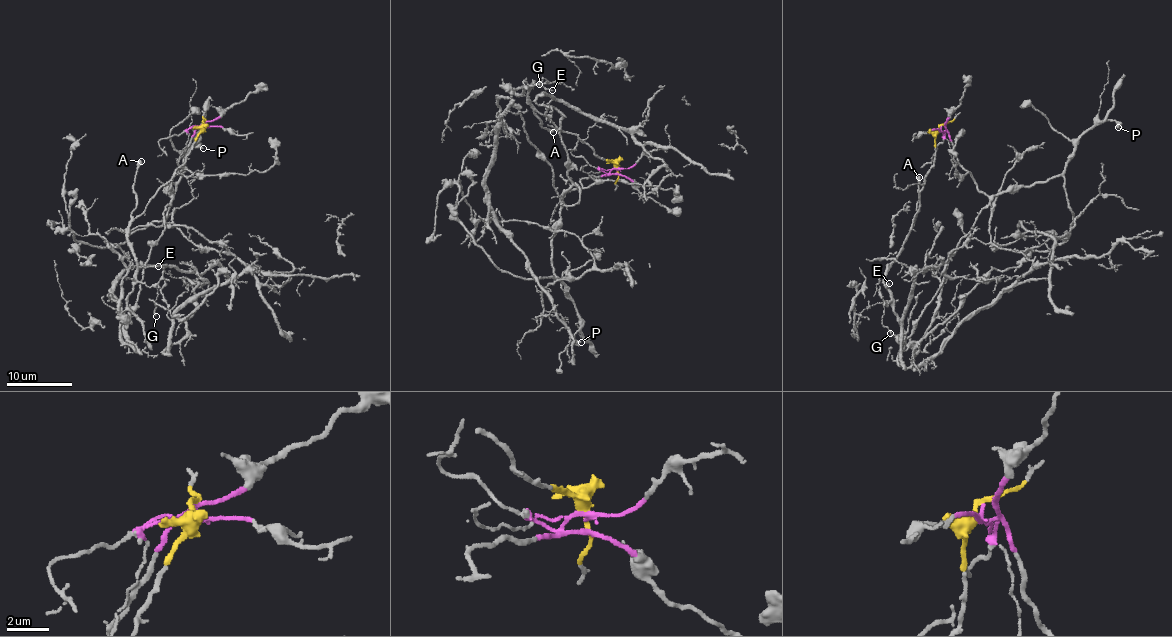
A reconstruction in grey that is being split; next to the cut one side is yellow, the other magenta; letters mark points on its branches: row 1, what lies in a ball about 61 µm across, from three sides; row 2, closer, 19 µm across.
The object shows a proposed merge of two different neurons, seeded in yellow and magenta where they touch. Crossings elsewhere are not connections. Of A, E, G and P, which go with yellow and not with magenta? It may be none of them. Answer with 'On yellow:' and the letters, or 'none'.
On yellow: A, E, G

